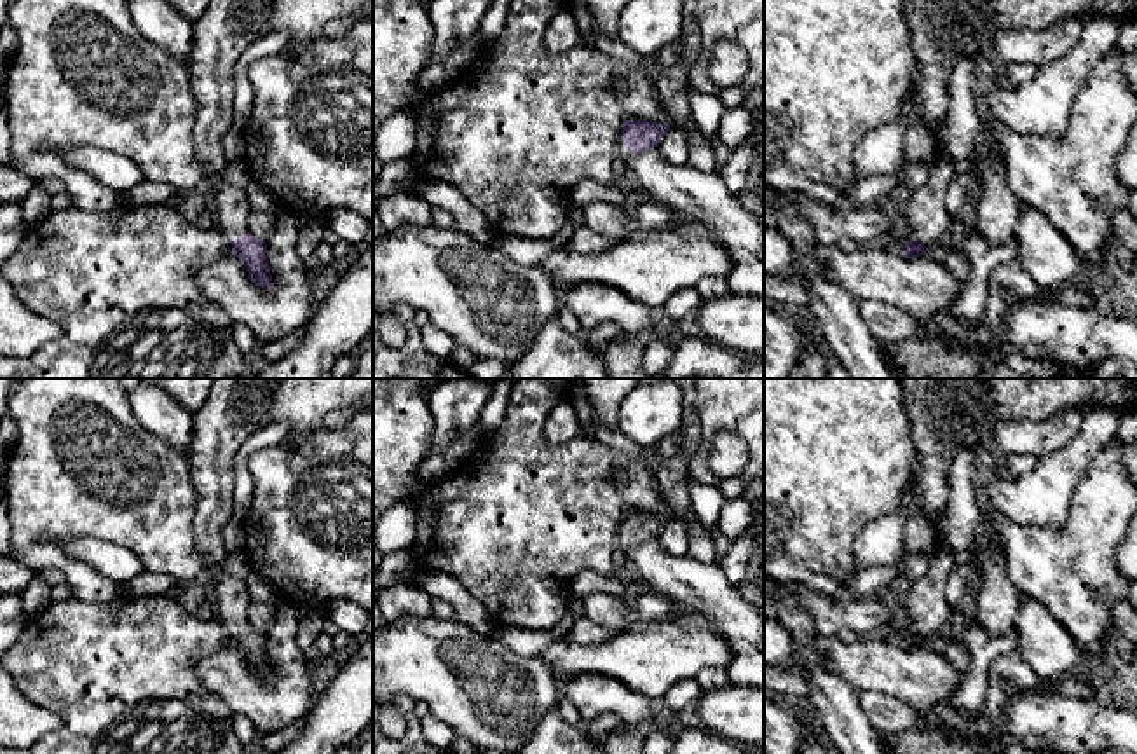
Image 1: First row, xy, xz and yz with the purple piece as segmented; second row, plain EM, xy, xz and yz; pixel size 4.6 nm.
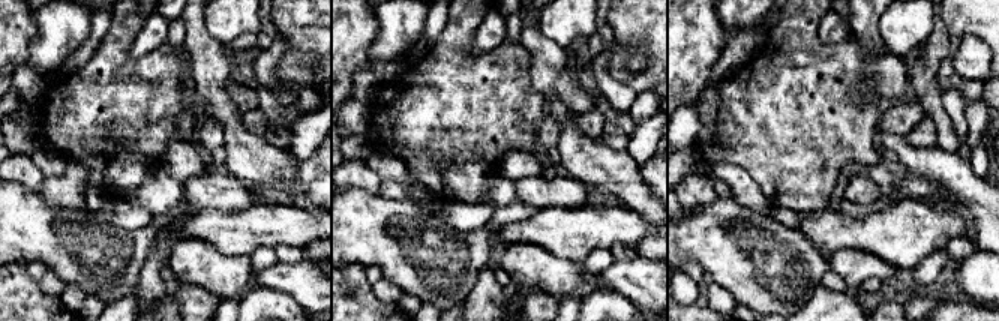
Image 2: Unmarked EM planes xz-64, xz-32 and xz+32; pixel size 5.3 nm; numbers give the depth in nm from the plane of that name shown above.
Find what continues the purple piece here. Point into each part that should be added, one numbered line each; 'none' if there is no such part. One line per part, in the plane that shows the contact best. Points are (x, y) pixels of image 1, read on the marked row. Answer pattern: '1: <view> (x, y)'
1: xy (231, 206)

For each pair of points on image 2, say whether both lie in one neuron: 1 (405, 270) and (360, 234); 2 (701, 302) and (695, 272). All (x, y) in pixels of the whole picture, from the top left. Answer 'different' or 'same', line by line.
1: same
2: same

